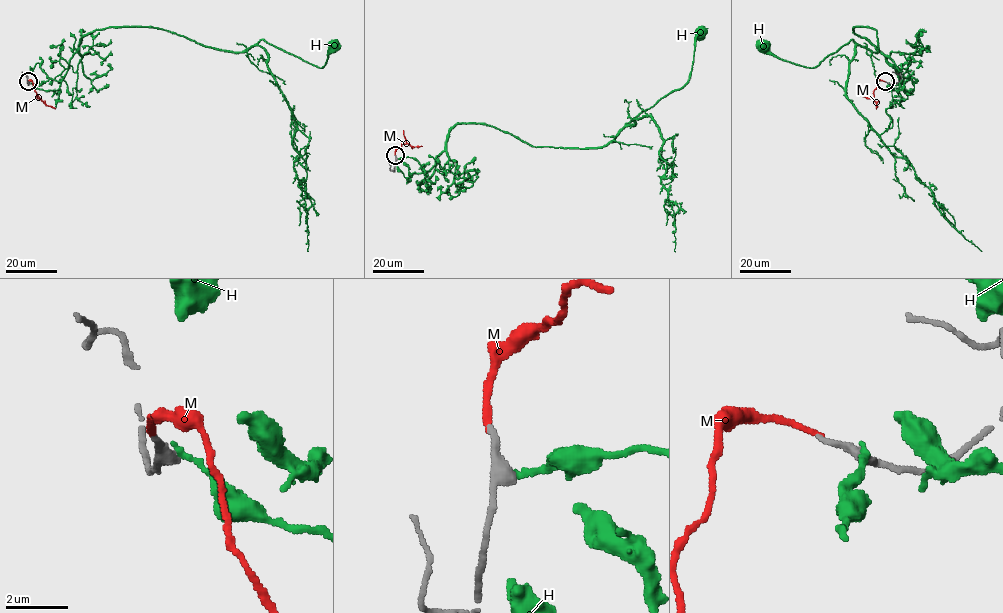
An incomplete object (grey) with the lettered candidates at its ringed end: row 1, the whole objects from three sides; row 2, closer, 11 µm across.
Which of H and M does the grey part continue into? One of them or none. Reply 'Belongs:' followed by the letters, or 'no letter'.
Belongs: M

